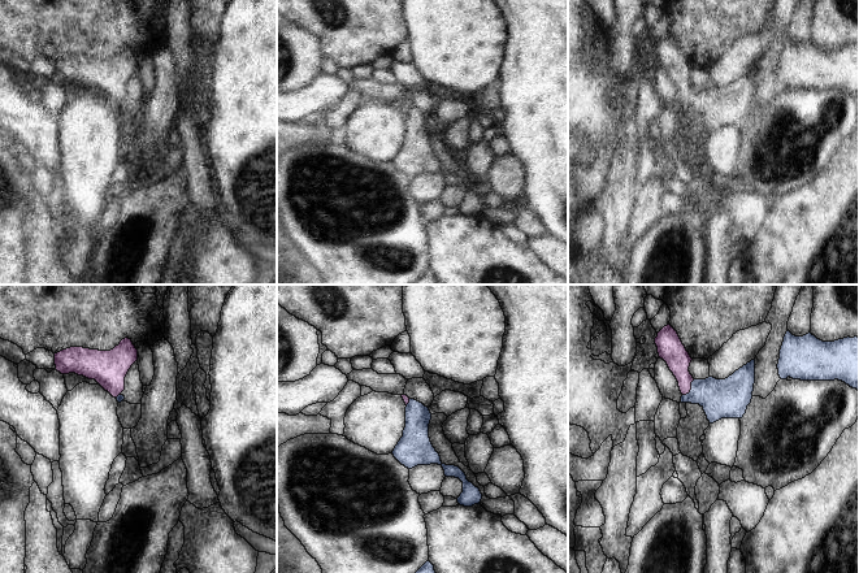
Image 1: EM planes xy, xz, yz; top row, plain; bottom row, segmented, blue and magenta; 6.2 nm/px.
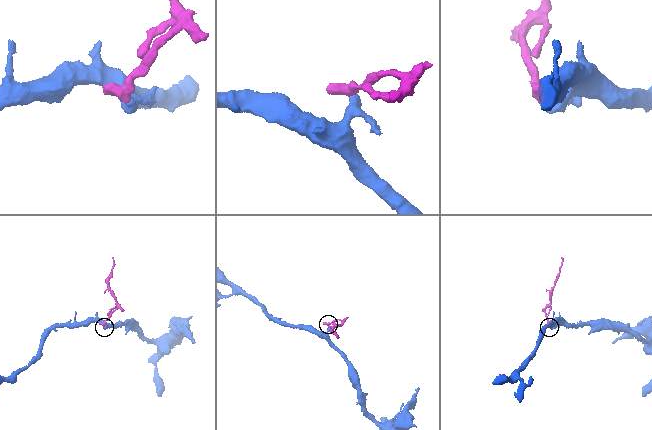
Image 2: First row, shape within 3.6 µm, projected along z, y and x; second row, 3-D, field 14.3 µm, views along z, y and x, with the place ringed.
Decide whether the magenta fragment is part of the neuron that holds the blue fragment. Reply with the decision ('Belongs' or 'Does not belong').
Belongs.

